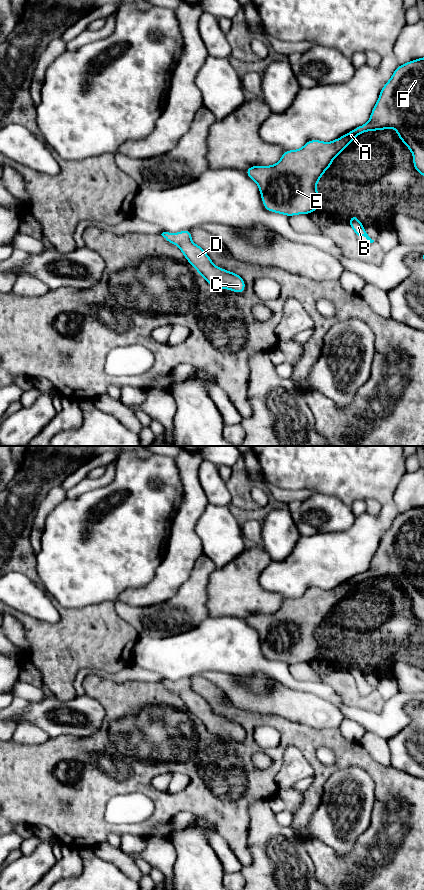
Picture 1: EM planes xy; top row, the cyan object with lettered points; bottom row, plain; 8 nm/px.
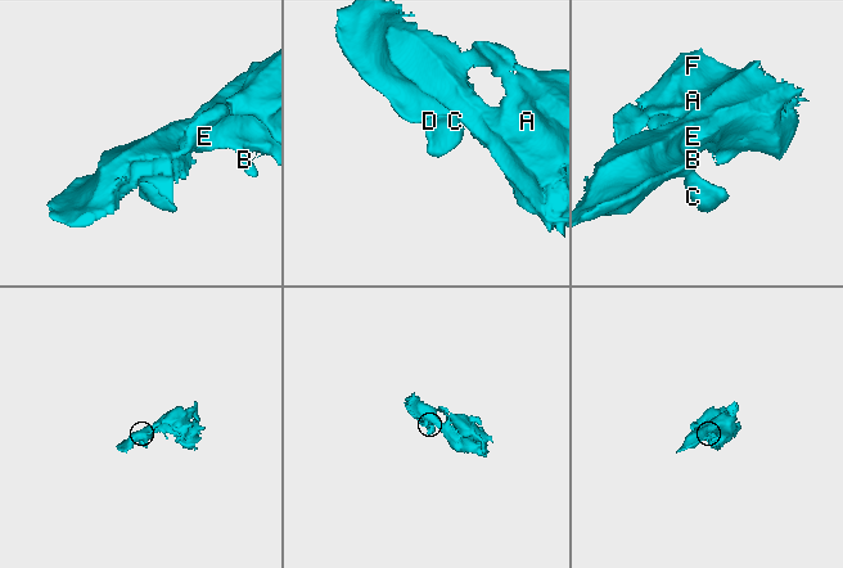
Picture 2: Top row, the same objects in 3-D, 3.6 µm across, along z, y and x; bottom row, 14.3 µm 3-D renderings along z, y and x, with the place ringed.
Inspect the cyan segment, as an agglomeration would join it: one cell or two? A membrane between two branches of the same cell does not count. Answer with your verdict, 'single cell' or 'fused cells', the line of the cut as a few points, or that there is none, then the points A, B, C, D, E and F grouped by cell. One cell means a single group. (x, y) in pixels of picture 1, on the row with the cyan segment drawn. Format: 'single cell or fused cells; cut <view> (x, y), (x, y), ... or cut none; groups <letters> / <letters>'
single cell; cut none; groups A B C D E F

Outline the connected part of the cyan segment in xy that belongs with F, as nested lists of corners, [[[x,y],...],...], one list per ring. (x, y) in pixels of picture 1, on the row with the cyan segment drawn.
[[[424,57],[398,66],[383,86],[370,120],[365,125],[329,143],[310,140],[299,150],[285,151],[275,165],[252,166],[245,172],[258,184],[263,206],[268,211],[286,216],[309,214],[319,209],[322,198],[316,191],[317,182],[331,166],[333,159],[359,134],[388,128],[397,130],[398,137],[413,154],[414,168],[424,175]]]

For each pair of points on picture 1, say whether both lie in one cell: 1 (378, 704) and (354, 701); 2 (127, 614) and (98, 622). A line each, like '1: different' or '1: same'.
1: same
2: different

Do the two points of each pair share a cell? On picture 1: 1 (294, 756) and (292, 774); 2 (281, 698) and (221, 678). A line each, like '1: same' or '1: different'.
1: same
2: same

